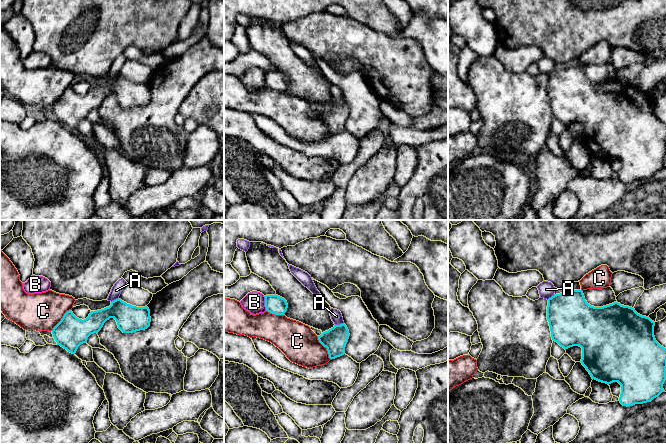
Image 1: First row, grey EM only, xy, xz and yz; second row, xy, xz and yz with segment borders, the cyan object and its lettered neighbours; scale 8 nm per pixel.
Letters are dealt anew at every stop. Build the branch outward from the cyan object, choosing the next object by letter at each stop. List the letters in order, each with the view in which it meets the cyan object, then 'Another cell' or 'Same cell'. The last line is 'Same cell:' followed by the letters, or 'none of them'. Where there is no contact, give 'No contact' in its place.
A: Touches cyan in xz. Another cell
B: Touches cyan in xz. Another cell
C: Touches cyan in xz. Another cell
Same cell: none of them

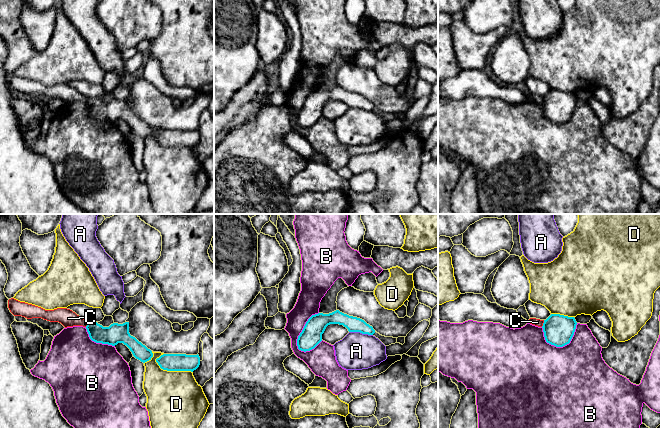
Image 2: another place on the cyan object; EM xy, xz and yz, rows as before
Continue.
A: Touches cyan in xz. Another cell
B: Touches cyan in xz. Another cell
C: Touches cyan in yz. Another cell
D: Touches cyan in xy. Another cell
Same cell: none of them

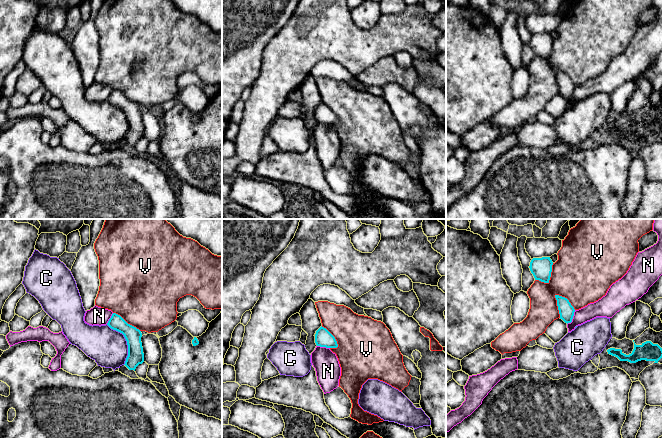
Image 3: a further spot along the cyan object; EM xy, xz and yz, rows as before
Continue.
C: Touches cyan in xy. Another cell
N: Touches cyan in yz. Another cell
V: Touches cyan in yz. Another cell
Same cell: none of them

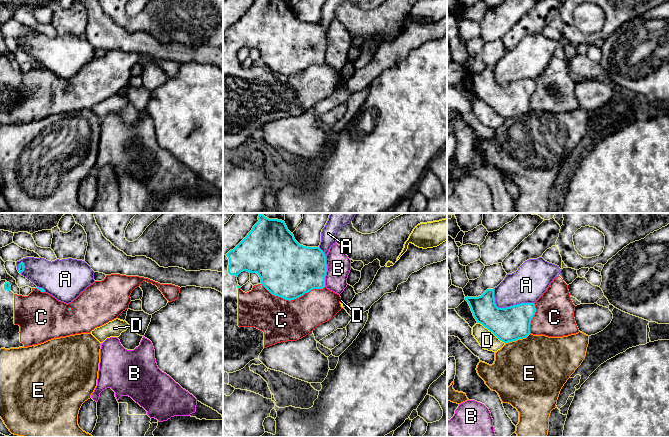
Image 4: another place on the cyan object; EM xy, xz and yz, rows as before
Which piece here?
A: Touches cyan in yz. Another cell
B: Touches cyan in xz. Another cell
C: Touches cyan in xz. Same cell
D: Touches cyan in yz. Another cell
E: Touches cyan in yz. Another cell
Same cell: C

